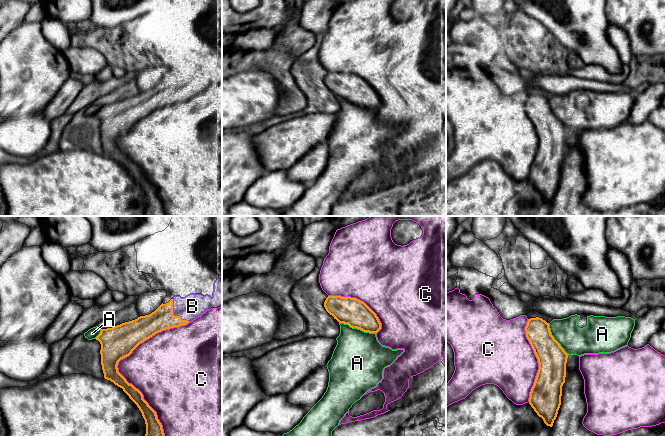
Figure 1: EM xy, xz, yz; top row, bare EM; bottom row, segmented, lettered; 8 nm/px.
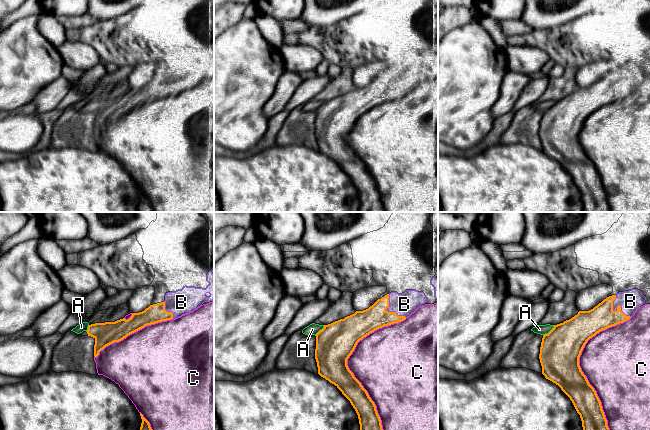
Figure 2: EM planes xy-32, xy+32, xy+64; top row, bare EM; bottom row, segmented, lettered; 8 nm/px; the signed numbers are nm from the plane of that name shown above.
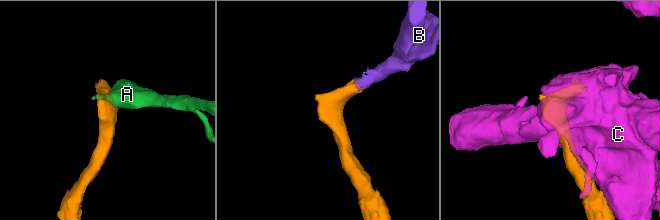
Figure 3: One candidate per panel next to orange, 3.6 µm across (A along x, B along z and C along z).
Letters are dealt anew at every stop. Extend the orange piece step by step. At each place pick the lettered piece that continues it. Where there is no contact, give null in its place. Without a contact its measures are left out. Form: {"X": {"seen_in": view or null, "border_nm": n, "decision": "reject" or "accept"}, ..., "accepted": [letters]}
{"A": {"seen_in": "xz", "border_nm": 300, "decision": "reject"}, "B": {"seen_in": "xy", "border_nm": 240, "decision": "accept"}, "C": {"seen_in": "xy", "border_nm": 950, "decision": "reject"}, "accepted": ["B"]}

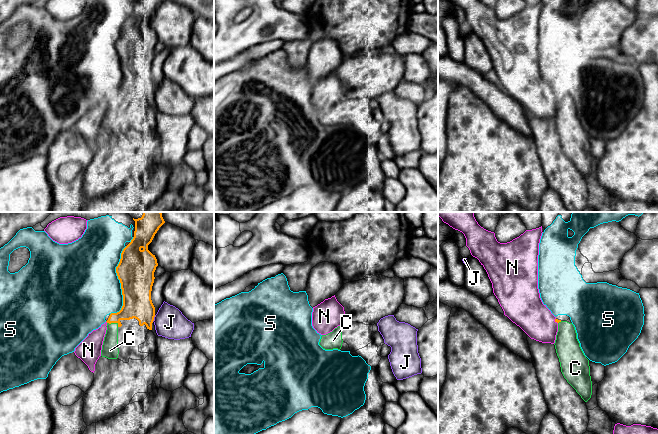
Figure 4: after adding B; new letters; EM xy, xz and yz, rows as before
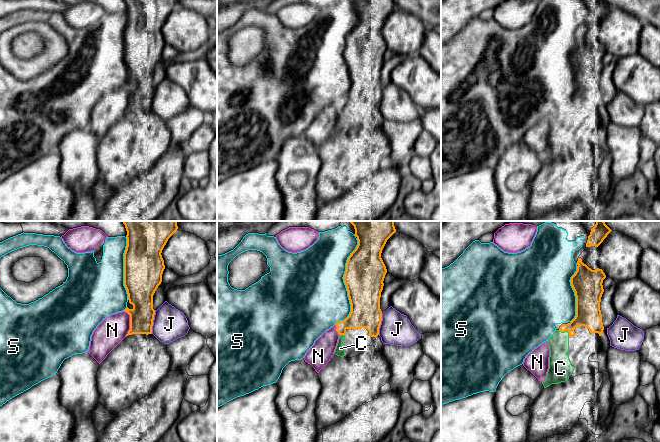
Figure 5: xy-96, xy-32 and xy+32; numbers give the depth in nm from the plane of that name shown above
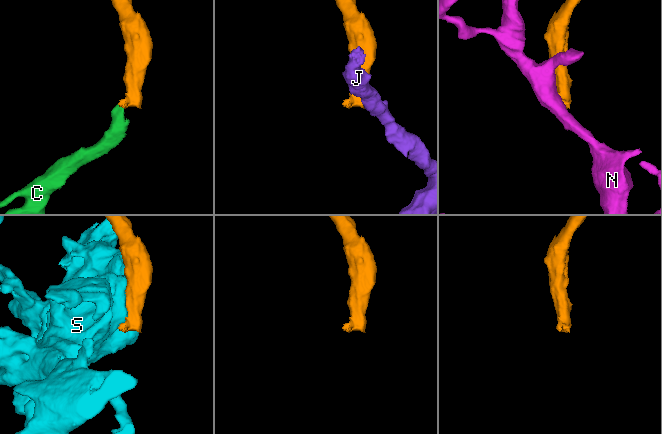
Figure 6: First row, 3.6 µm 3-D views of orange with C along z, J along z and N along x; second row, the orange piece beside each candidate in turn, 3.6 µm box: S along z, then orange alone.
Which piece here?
{"C": {"seen_in": "xy", "border_nm": 100, "decision": "accept"}, "J": {"seen_in": "xy", "border_nm": 60, "decision": "reject"}, "N": {"seen_in": "yz", "border_nm": 50, "decision": "reject"}, "S": {"seen_in": "xy", "border_nm": 550, "decision": "reject"}, "accepted": ["C"]}

